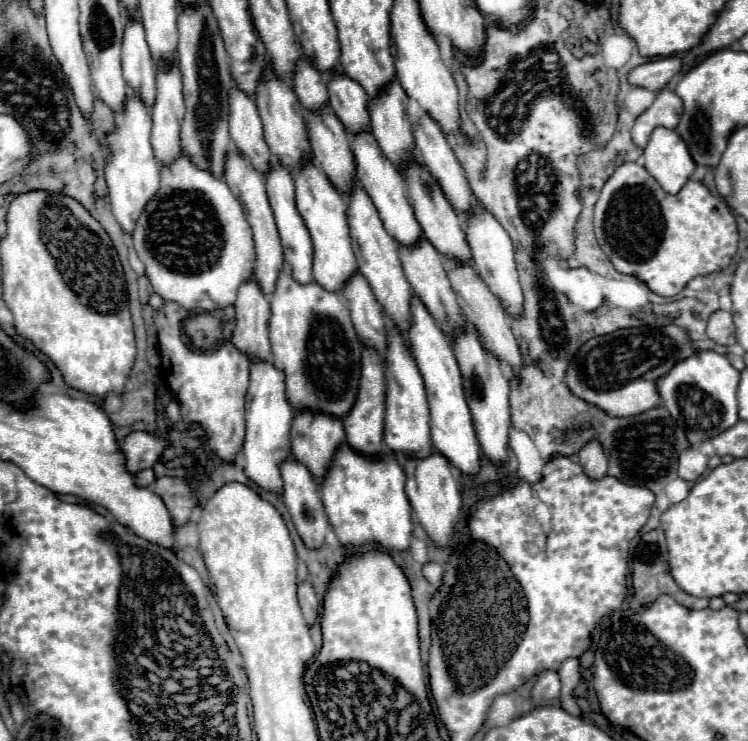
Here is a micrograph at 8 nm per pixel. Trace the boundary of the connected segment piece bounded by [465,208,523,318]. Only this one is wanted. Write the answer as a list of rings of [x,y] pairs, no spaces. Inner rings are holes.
[[[481,208],[481,214],[467,214],[465,216],[465,232],[467,232],[467,242],[473,252],[473,266],[479,278],[487,284],[487,288],[503,302],[505,312],[509,316],[521,316],[523,314],[523,292],[519,286],[519,276],[513,260],[513,244],[509,234],[503,230],[503,226],[487,212]]]

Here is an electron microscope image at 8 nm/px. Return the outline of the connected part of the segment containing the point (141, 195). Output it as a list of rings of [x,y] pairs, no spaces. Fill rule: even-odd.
[[[129,92],[125,100],[123,114],[119,114],[115,130],[105,136],[103,144],[111,150],[109,162],[105,166],[105,180],[109,186],[109,198],[111,198],[111,210],[115,220],[121,224],[123,232],[133,234],[135,222],[139,220],[139,214],[143,212],[143,206],[157,194],[159,190],[159,162],[153,156],[151,148],[151,110],[137,98],[133,92]]]

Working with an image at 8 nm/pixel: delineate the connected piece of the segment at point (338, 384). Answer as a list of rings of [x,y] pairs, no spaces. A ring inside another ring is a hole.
[[[285,268],[277,280],[275,292],[269,296],[271,302],[271,318],[269,318],[269,340],[273,352],[273,364],[277,370],[285,374],[287,398],[291,398],[291,406],[295,410],[315,410],[319,414],[335,414],[335,418],[345,418],[359,392],[361,378],[361,352],[363,344],[355,334],[347,300],[341,294],[327,292],[319,284],[297,284],[291,278],[291,270]]]

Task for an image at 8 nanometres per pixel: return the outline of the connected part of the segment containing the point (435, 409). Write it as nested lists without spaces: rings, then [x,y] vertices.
[[[413,298],[411,304],[413,314],[413,326],[409,330],[409,342],[411,342],[411,354],[417,362],[417,368],[423,376],[427,400],[431,408],[431,440],[433,448],[443,454],[451,466],[455,466],[465,476],[475,476],[479,472],[479,460],[481,460],[481,448],[475,438],[473,418],[463,394],[463,380],[457,366],[457,358],[453,354],[453,348],[433,316],[427,312],[427,308],[419,302],[419,298]]]

